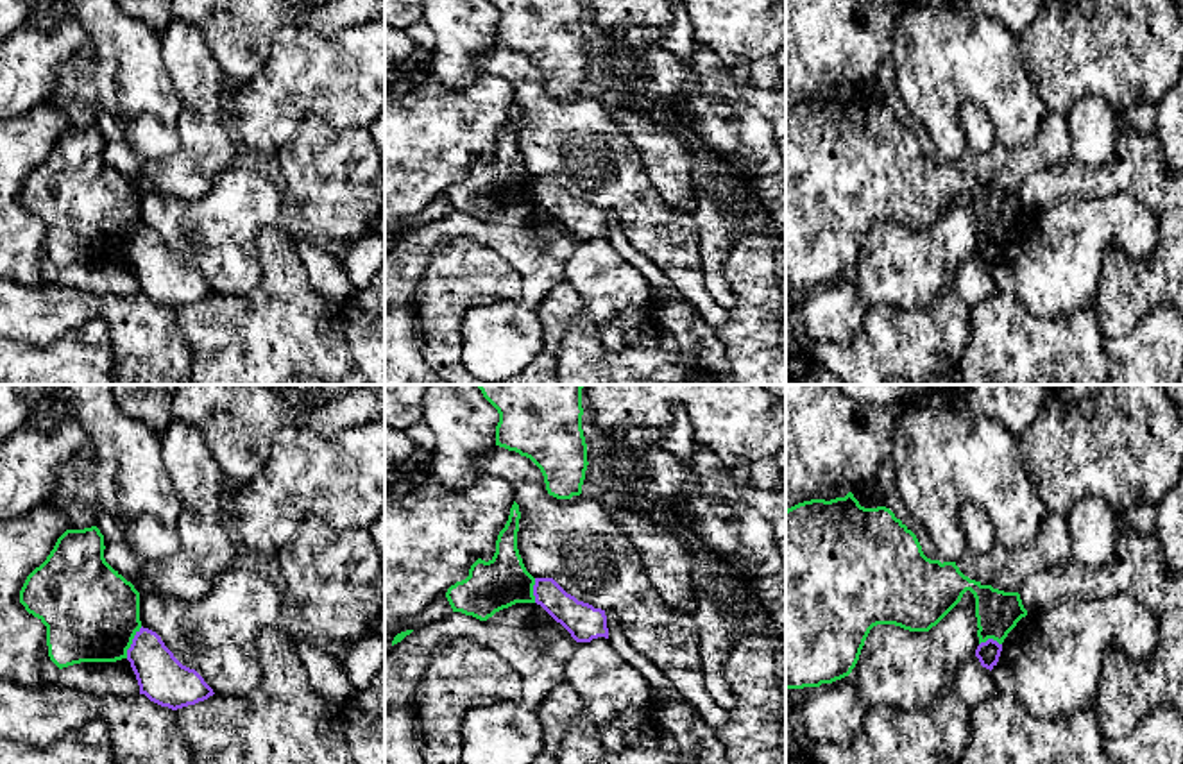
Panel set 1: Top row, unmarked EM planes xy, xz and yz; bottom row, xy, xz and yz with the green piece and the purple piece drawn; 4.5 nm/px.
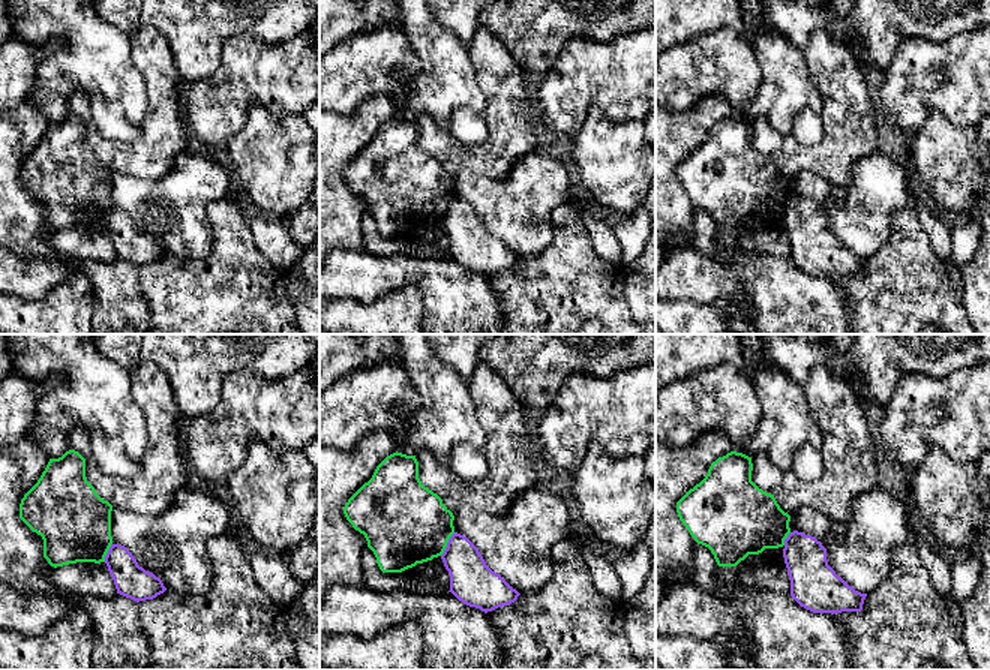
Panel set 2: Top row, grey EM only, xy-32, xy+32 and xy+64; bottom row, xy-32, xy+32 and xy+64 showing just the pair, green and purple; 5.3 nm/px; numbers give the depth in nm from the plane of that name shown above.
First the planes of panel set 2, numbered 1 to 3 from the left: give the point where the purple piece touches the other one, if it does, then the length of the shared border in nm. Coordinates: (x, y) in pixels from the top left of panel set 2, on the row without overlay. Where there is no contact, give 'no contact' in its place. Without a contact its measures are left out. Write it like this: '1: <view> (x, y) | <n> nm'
1: xy-32 (107, 216) | 110 nm
2: xy+32 (446, 209) | 150 nm
3: xy+64 (786, 201) | 80 nm

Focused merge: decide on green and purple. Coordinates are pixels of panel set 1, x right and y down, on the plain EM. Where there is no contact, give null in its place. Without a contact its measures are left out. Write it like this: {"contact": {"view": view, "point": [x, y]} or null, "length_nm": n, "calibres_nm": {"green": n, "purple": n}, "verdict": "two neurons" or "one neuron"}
{"contact": {"view": "xy", "point": [131, 242]}, "length_nm": 160, "calibres_nm": {"green": 420, "purple": 220}, "verdict": "two neurons"}

